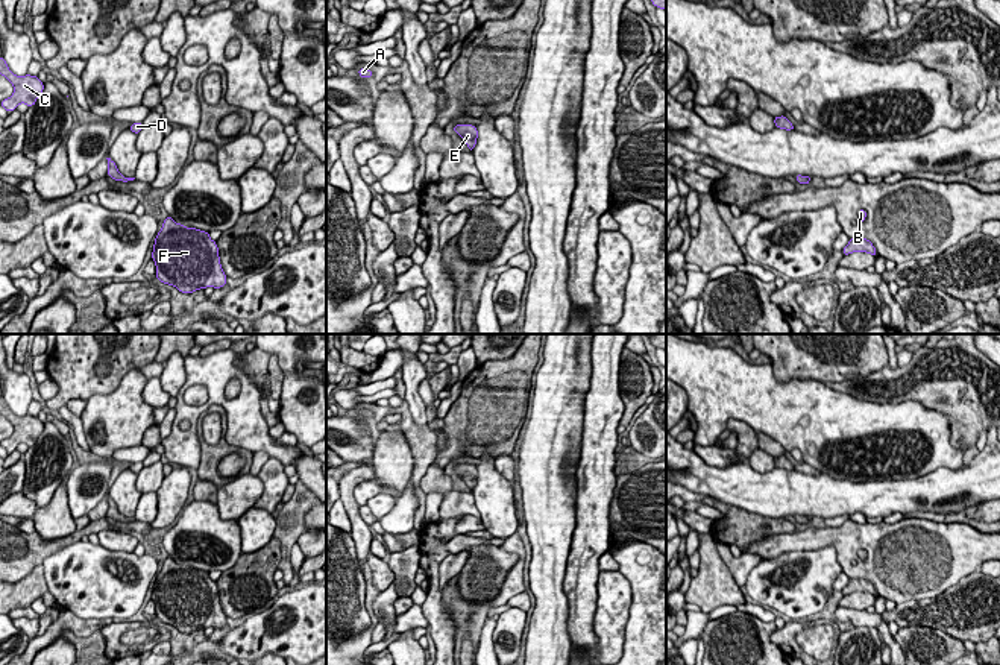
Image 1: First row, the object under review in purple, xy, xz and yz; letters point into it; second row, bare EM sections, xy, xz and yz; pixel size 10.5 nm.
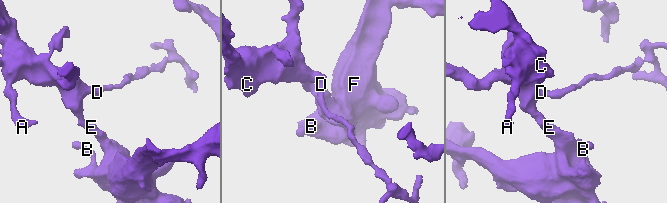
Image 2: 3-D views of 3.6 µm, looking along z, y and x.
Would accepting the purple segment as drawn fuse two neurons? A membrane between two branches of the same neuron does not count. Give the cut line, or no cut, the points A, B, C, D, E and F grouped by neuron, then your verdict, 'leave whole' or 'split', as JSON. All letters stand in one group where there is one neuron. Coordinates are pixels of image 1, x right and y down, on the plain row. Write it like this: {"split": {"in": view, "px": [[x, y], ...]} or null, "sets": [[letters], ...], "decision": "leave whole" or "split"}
{"split": null, "sets": [["A", "B", "C", "D", "E", "F"]], "decision": "leave whole"}

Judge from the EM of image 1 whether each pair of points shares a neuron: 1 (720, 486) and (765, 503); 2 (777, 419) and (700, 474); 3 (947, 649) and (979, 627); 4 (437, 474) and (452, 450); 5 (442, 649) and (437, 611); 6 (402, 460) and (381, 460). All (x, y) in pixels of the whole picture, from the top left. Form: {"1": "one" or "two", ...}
{"1": "one", "2": "two", "3": "two", "4": "two", "5": "one", "6": "one"}

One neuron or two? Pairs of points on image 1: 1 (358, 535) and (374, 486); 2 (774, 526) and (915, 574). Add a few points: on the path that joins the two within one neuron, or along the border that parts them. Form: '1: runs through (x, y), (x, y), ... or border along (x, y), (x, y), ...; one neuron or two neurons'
1: border along (375, 479), (364, 480), (354, 489), (358, 507); two neurons
2: border along (795, 530), (768, 535), (761, 539); two neurons

